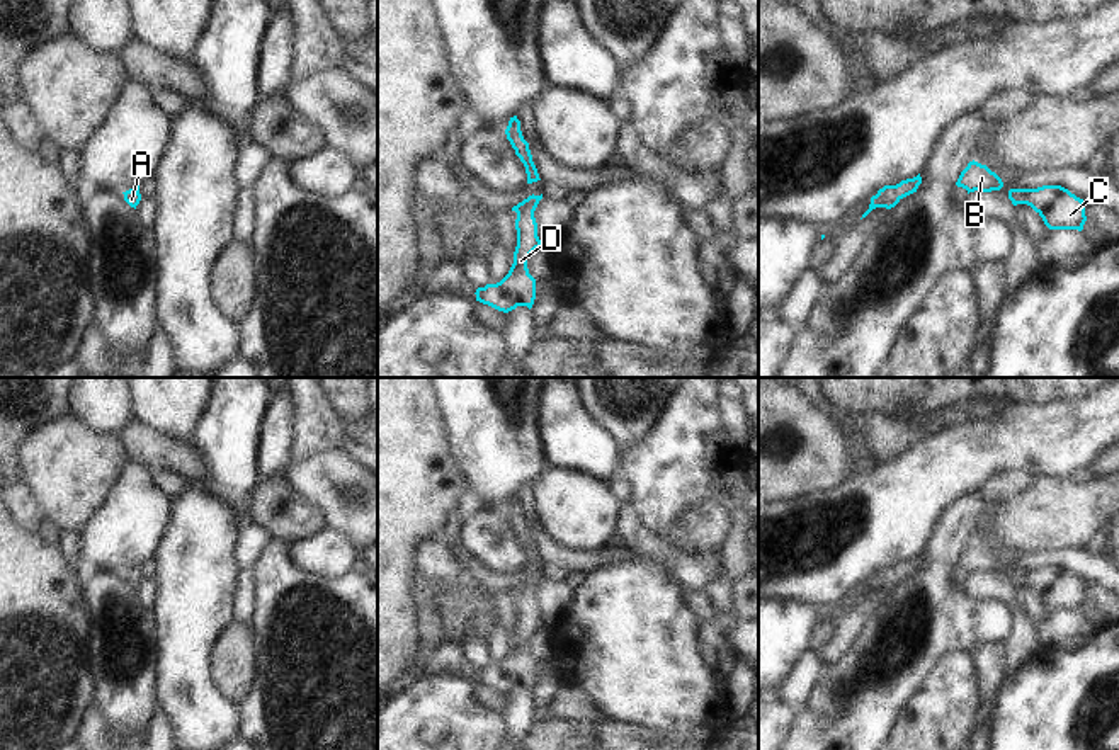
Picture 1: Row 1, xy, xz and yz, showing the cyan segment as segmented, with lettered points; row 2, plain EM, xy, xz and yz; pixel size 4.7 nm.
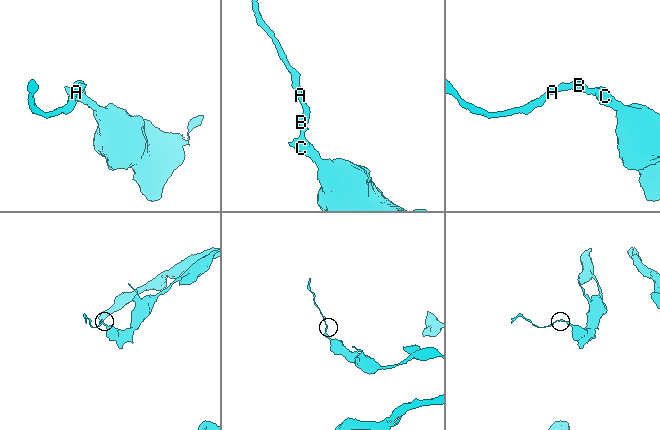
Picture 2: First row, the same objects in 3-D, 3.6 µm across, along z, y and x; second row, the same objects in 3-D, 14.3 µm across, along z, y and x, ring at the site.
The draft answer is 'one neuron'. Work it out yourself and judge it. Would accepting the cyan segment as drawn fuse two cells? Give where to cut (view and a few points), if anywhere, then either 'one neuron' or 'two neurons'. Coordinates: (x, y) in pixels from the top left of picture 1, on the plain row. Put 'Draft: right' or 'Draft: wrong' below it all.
no cut | one neuron
Draft: right

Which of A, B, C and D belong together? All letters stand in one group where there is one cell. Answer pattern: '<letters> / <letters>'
A B C D

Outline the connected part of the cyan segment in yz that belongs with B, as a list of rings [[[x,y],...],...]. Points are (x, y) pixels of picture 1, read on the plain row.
[[[973,541],[961,553],[956,566],[966,570],[969,575],[974,571],[981,571],[981,573],[1000,571],[1003,568],[1003,563],[986,546],[981,546],[981,544]]]

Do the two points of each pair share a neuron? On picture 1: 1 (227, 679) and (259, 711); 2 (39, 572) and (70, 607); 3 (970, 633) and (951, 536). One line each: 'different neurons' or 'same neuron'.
1: different neurons
2: same neuron
3: same neuron

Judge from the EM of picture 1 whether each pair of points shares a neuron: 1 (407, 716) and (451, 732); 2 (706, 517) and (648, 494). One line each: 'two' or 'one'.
1: one
2: two

